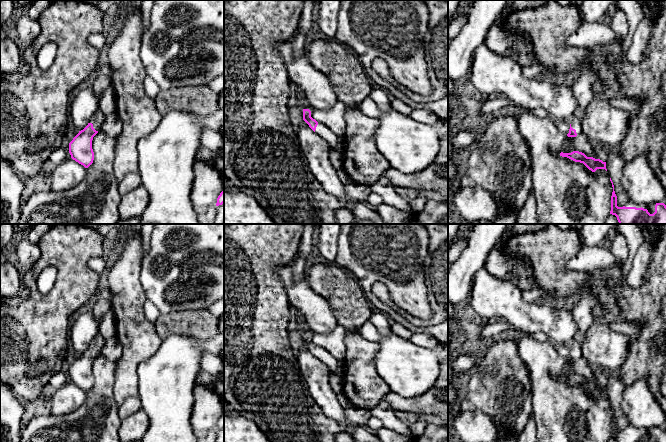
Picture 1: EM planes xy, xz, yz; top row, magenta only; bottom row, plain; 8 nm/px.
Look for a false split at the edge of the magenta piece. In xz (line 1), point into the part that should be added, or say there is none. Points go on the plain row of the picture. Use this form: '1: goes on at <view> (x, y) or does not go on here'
1: goes on at xz (328, 359)

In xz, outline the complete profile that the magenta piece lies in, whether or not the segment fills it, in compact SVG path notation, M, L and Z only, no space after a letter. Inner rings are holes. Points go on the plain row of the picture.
M303 333L303 344L314 356L320 359L331 372L336 372L339 360L323 347L317 346L315 343L313 343L309 333Z

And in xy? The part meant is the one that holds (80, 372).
M100 332L95 336L88 349L73 362L69 367L69 377L71 382L88 392L94 384L92 373L93 361L100 356L101 347L105 339Z

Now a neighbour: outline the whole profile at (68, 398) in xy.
M72 382L63 385L52 393L51 414L62 416L79 409L86 400L86 394L87 392Z

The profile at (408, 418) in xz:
M396 412L396 416L409 427L415 424L419 420L419 415L408 412Z

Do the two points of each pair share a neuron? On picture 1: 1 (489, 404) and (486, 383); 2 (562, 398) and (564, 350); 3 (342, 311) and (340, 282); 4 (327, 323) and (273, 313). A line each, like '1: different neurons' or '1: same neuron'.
1: same neuron
2: different neurons
3: same neuron
4: different neurons

